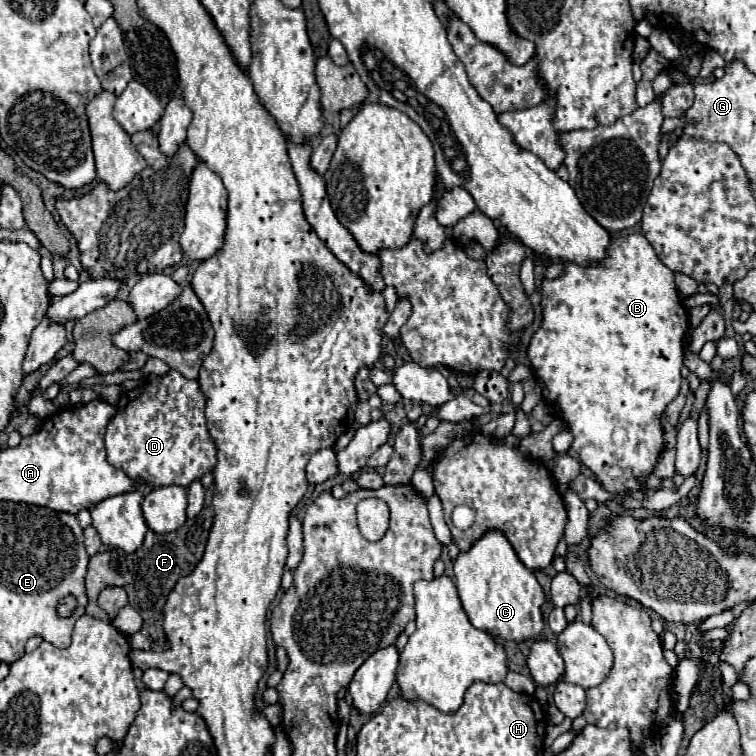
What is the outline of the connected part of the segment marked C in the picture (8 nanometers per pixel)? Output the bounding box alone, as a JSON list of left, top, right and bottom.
[454,530,546,642]

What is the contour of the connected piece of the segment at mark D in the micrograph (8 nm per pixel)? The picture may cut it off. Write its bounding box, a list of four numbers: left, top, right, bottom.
[106,370,216,488]

